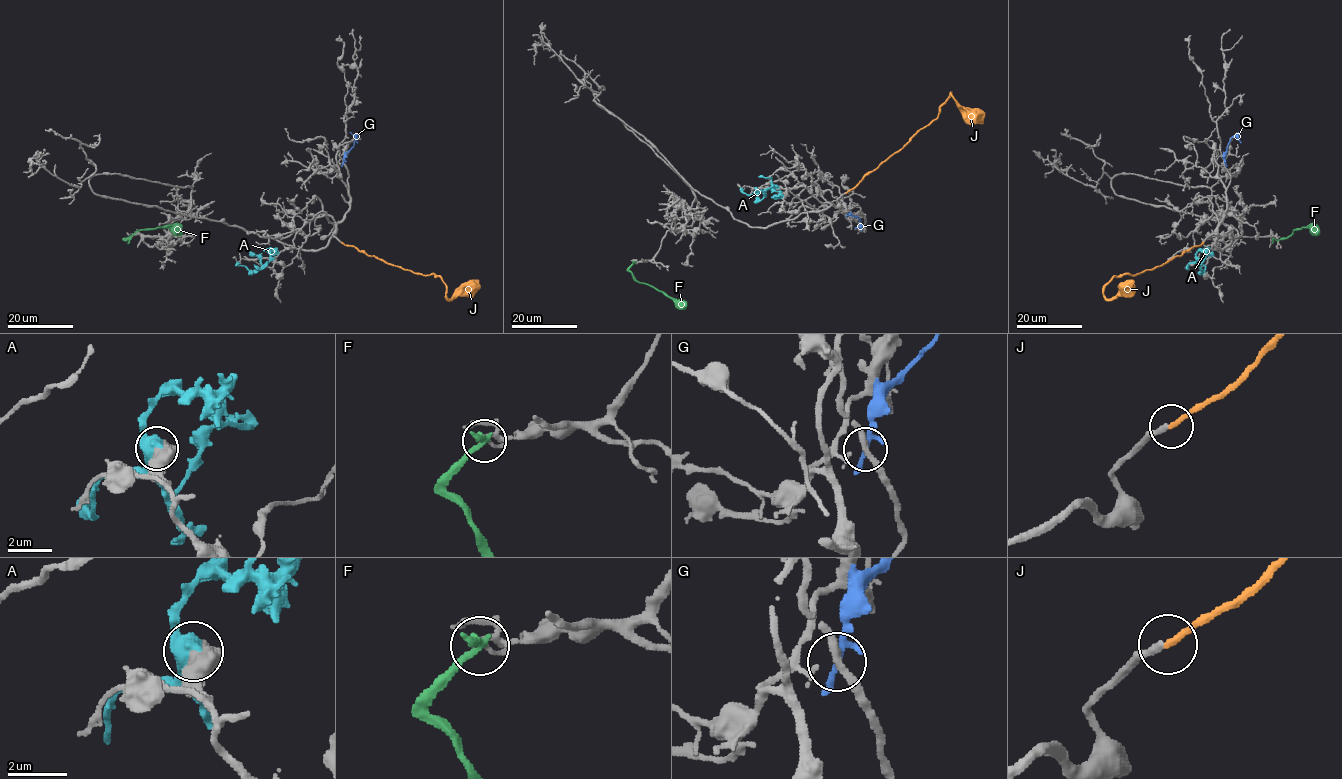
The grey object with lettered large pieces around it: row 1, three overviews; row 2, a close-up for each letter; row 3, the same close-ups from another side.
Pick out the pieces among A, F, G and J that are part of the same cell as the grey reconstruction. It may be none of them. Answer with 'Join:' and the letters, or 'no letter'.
Join: J

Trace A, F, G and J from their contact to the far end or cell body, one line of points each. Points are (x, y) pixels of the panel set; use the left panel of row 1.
A: (272, 259), (258, 270), (235, 264)
F: (130, 238), (124, 239), (141, 230), (158, 227), (168, 227), (182, 234)
G: (343, 162), (344, 155), (353, 146), (355, 136), (357, 142)
J: (341, 242), (404, 269), (438, 276), (446, 286), (448, 299), (468, 283), (479, 281)

